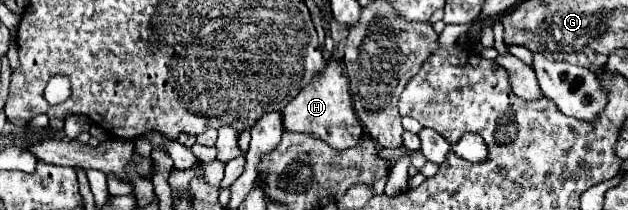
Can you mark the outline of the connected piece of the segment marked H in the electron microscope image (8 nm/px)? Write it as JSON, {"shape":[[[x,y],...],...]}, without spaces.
{"shape":[[[330,56],[326,62],[326,68],[318,72],[316,78],[312,78],[312,82],[304,90],[300,90],[298,96],[282,110],[282,120],[288,132],[316,134],[318,138],[324,138],[324,142],[328,142],[330,146],[336,146],[338,150],[354,146],[362,134],[362,126],[354,112],[350,82],[344,76],[342,60]]]}

